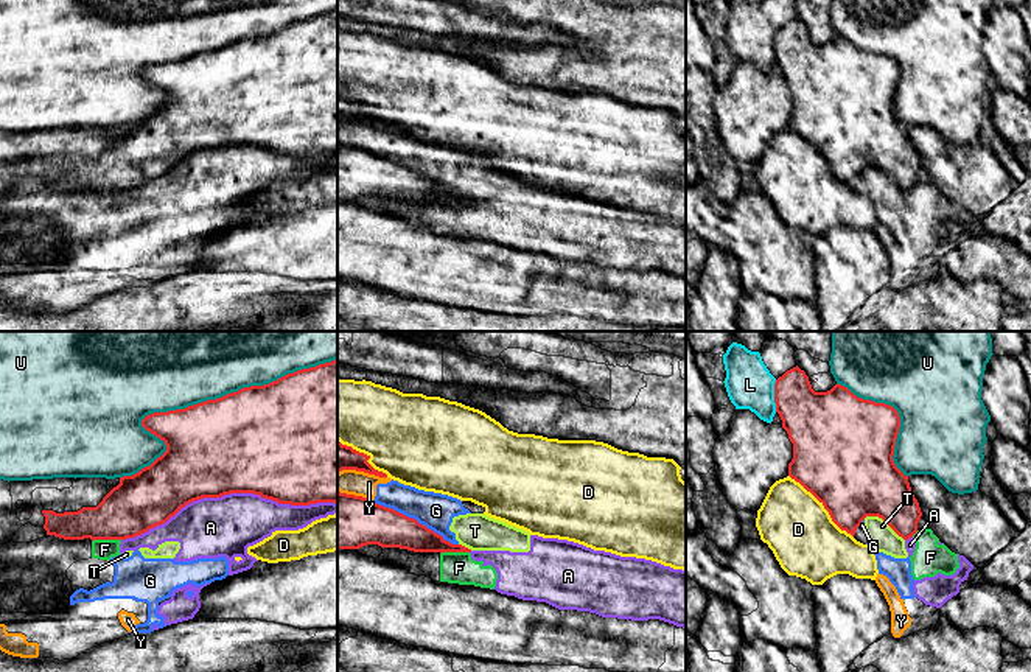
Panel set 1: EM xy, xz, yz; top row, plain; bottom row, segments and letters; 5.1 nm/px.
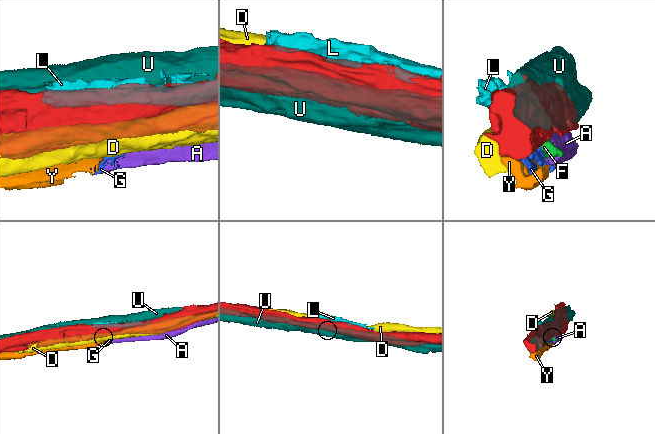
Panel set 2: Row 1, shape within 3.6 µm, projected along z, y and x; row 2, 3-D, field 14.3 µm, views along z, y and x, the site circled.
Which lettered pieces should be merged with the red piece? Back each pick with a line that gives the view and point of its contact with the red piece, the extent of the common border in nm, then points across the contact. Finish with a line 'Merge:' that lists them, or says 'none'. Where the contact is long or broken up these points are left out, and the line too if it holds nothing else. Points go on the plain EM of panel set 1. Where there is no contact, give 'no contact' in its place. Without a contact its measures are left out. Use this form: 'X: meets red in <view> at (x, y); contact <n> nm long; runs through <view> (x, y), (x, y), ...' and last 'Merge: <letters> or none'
Merge: none

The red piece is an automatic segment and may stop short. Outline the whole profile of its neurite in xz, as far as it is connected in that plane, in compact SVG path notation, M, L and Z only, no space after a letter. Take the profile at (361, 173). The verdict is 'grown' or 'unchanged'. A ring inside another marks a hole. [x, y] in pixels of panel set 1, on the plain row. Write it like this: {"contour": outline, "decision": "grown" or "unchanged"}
{"contour": "M337 142L337 201L367 196L414 204L471 204L393 160Z", "decision": "unchanged"}

